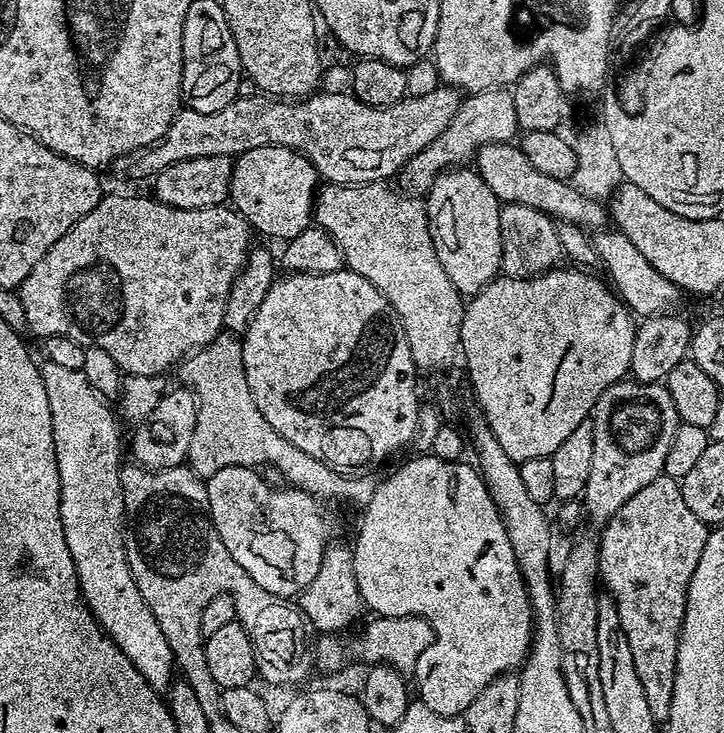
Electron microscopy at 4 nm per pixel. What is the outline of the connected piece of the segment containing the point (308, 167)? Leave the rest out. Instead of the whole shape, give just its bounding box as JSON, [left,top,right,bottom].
[228,144,317,242]

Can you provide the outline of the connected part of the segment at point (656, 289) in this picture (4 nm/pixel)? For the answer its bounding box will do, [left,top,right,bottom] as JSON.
[592,230,682,318]

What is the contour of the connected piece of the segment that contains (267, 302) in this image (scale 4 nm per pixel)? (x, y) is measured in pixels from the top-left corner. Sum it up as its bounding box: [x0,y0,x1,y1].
[240,266,420,474]

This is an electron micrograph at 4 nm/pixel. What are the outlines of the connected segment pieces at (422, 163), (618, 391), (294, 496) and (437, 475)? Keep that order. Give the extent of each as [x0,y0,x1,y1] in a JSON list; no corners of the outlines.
[[402,87,519,194],[582,378,682,526],[206,466,333,598],[351,454,534,716]]

